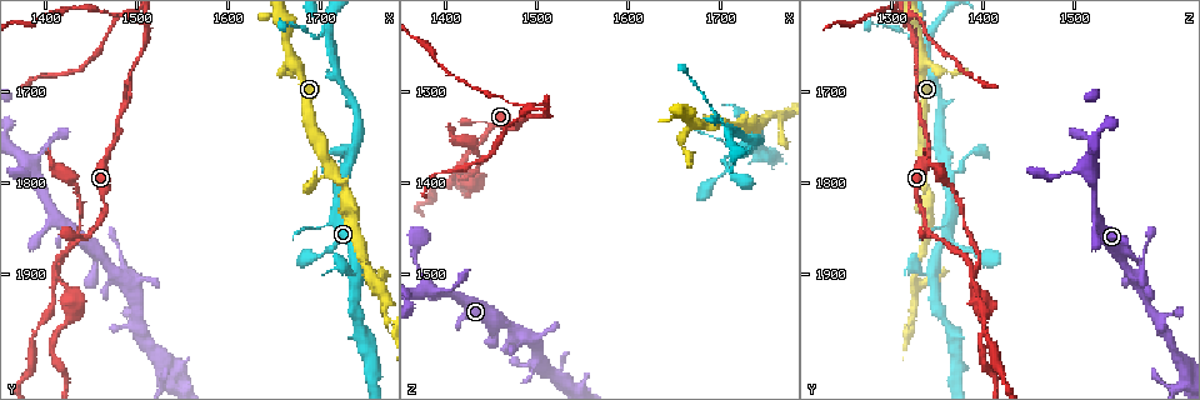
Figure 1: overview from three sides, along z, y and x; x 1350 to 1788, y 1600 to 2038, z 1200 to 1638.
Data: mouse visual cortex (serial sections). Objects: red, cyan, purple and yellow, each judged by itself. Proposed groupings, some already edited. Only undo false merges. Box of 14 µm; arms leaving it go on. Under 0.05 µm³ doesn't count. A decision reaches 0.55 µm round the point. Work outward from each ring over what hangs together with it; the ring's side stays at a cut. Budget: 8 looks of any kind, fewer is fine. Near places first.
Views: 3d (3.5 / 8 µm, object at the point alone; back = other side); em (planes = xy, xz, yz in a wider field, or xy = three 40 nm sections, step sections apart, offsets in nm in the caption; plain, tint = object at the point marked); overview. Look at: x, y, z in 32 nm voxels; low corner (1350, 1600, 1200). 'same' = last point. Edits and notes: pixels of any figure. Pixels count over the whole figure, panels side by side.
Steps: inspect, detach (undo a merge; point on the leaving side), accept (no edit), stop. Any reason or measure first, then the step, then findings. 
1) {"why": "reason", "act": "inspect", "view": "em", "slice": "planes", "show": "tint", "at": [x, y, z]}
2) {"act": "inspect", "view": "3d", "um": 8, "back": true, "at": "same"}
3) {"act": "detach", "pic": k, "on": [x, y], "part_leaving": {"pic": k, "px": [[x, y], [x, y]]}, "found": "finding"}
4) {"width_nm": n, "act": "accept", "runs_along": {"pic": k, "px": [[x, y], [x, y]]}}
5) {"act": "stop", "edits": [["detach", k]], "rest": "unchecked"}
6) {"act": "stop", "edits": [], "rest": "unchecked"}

{"why": "two arms at a narrow angle", "act": "inspect", "view": "3d", "um": 3.5, "at": [1415, 1890, 1385]}

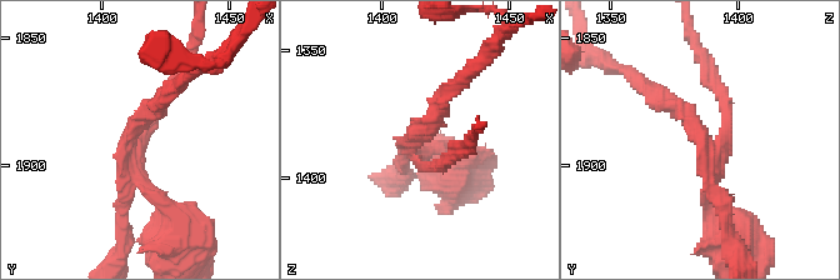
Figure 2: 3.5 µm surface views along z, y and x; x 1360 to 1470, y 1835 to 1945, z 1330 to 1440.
{"arms": 4, "arm_widths_nm": [150, 150, 200, 200], "why": "need the tissue", "act": "inspect", "view": "em", "slice": "xy", "step": 2, "show": "tint", "at": [1411, 1890, 1388]}

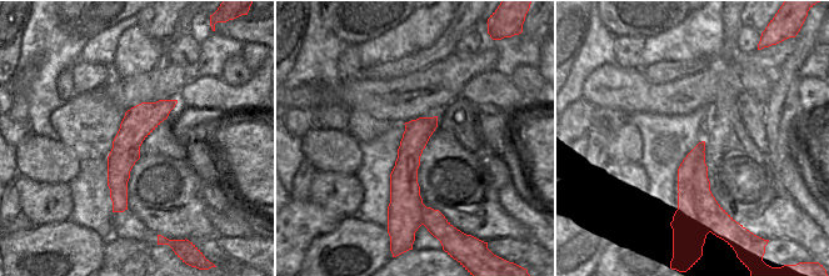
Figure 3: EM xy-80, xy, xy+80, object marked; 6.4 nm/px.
{"act": "detach", "pic": 2, "on": [764, 246], "part_leaving": {"pic": 2, "px": [[125, 159], [175, 216], [175, 259]]}, "found": "two cells meet here"}

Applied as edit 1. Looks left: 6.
{"why": "narrows sharply", "act": "inspect", "view": "3d", "um": 3.5, "at": [1455, 1890, 1575]}

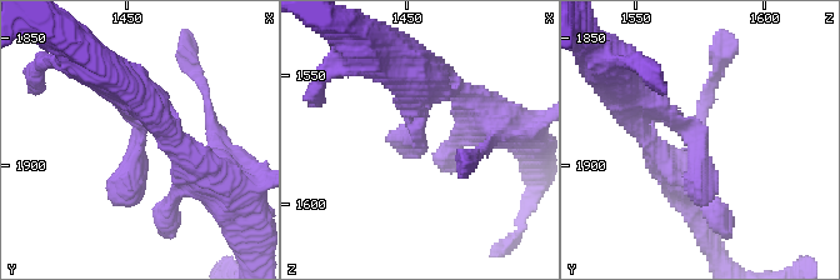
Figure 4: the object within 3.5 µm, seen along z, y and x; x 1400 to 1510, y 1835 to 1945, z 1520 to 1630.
{"why": "now the EM", "act": "inspect", "view": "em", "slice": "xy", "step": 2, "show": "tint", "at": [1455, 1888, 1573]}

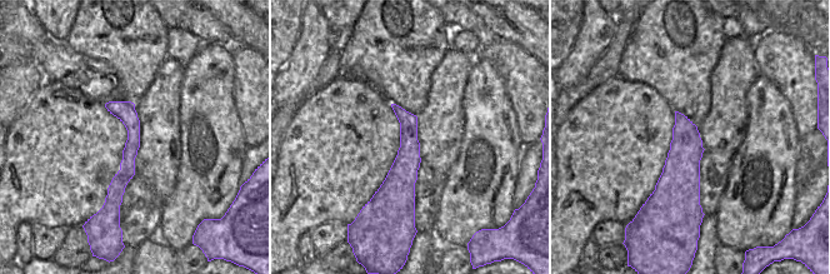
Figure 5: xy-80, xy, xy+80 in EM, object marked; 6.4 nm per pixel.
{"act": "accept", "runs_along": {"pic": 4, "px": [[630, 94], [695, 136], [704, 201]]}, "found": "one cell here"}

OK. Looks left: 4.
{"why": "two arms in line, one across", "act": "inspect", "view": "3d", "um": 3.5, "at": [1740, 1900, 1345]}

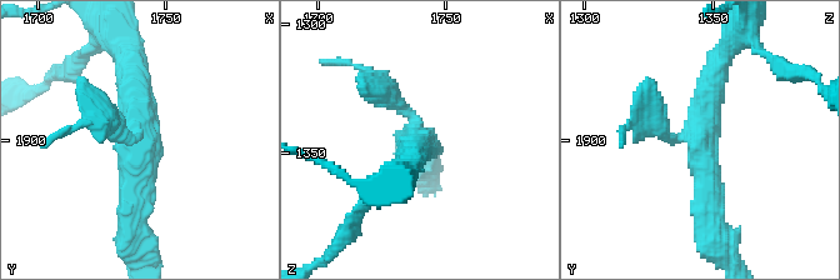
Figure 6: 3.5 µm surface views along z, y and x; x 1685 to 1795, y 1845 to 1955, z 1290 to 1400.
{"act": "inspect", "view": "em", "slice": "xy", "step": 2, "show": "plain", "at": [1738, 1898, 1346]}

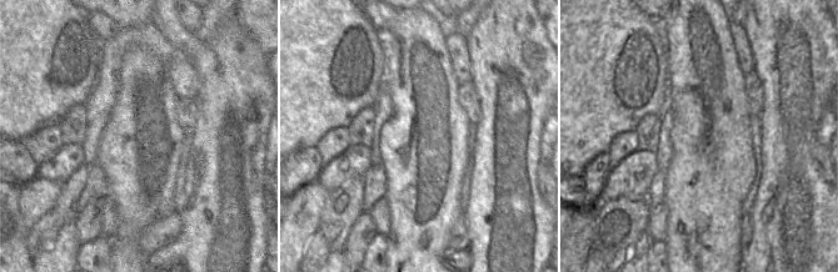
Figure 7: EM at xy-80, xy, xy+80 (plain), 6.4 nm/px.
{"why": "where the object lies", "act": "inspect", "view": "em", "slice": "xy", "step": 2, "show": "tint", "at": "same"}

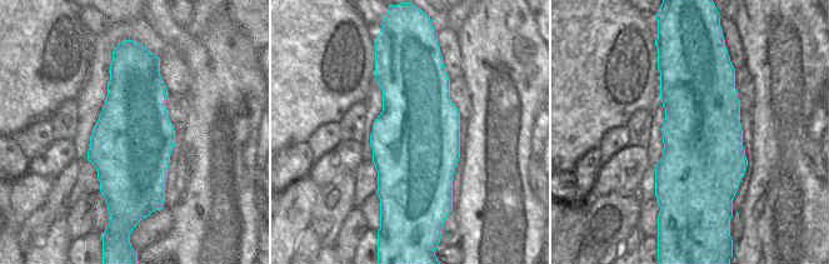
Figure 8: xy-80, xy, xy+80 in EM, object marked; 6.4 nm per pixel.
{"act": "accept", "runs_along": {"pic": 6, "px": [[724, 53], [701, 126], [710, 218]]}, "found": "continuous, no second cell"}

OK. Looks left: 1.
{"act": "stop", "edits": [["detach", 2]], "rest": "unchecked"}

